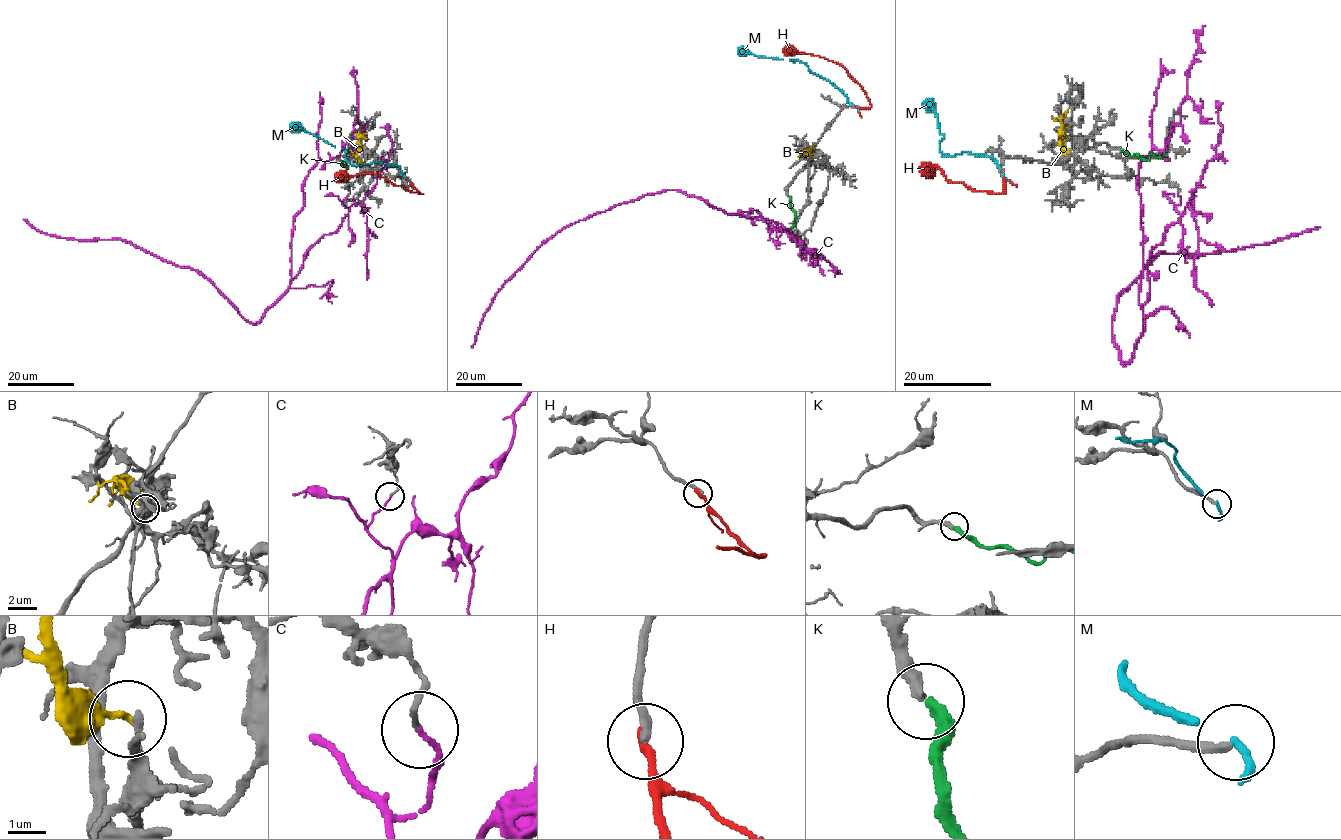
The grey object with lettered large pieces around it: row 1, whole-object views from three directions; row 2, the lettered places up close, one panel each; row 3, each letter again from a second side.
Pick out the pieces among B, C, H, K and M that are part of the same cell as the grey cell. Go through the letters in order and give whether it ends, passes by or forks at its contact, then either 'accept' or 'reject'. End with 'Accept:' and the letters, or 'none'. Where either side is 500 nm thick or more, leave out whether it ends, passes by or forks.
B: it ends | reject
C: it ends | reject
H: it ends | reject
K: it ends | accept
M: it passes by | reject
Accept: K

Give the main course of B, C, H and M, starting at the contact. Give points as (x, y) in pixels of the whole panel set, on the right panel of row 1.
B: (1069, 151), (1061, 145), (1060, 119), (1056, 121)
C: (1178, 195), (1179, 218), (1147, 261), (1144, 329), (1123, 364), (1112, 314), (1157, 254), (1213, 254), (1320, 226)
H: (1003, 174), (1004, 193), (981, 192), (972, 191), (962, 183), (952, 183), (935, 165), (928, 168)
M: (1002, 174), (998, 164), (985, 154), (943, 155), (936, 114), (926, 102)

